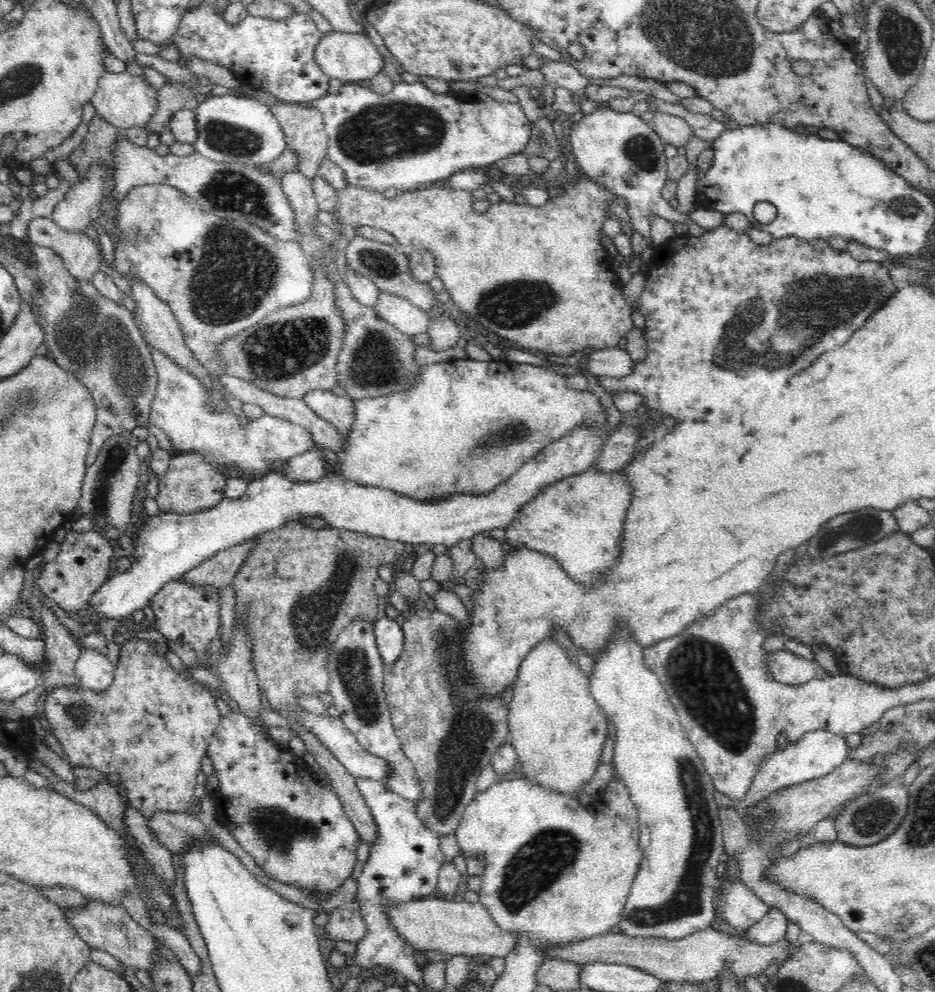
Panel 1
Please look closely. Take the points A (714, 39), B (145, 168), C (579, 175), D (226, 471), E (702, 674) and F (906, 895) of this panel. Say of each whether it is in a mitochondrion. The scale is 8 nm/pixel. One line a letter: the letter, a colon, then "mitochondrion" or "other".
A: mitochondrion
B: other
C: other
D: other
E: mitochondrion
F: other

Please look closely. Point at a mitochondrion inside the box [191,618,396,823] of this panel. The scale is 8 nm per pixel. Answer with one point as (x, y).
(354, 668)

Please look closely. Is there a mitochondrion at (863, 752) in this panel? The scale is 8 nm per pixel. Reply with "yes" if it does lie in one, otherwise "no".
no

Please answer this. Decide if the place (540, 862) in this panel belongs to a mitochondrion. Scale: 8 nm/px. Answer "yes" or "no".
yes

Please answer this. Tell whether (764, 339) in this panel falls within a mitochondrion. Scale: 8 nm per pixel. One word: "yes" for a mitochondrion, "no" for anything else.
yes

